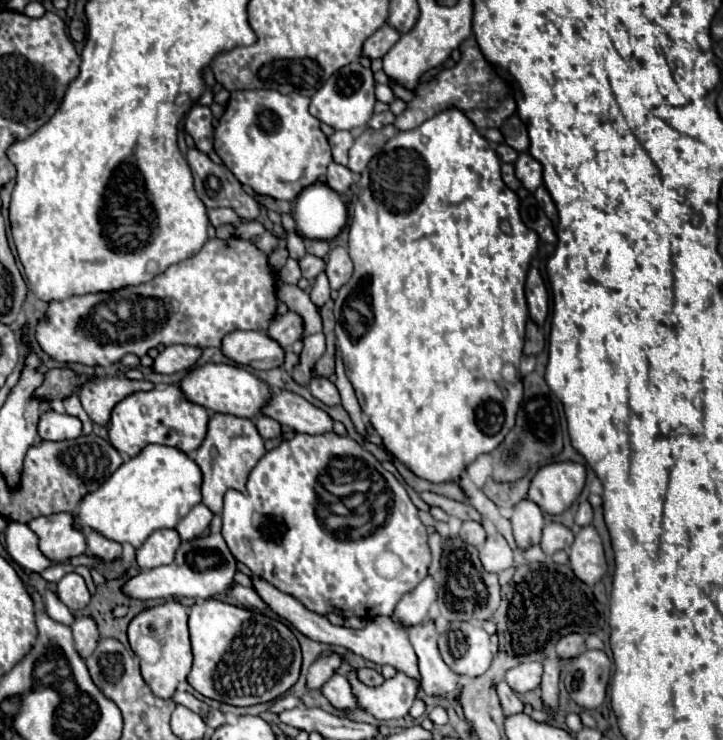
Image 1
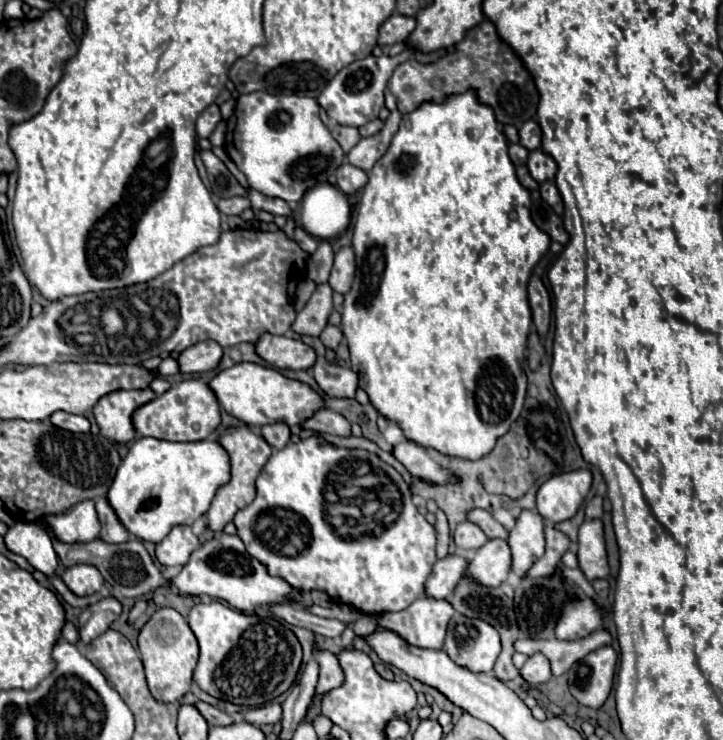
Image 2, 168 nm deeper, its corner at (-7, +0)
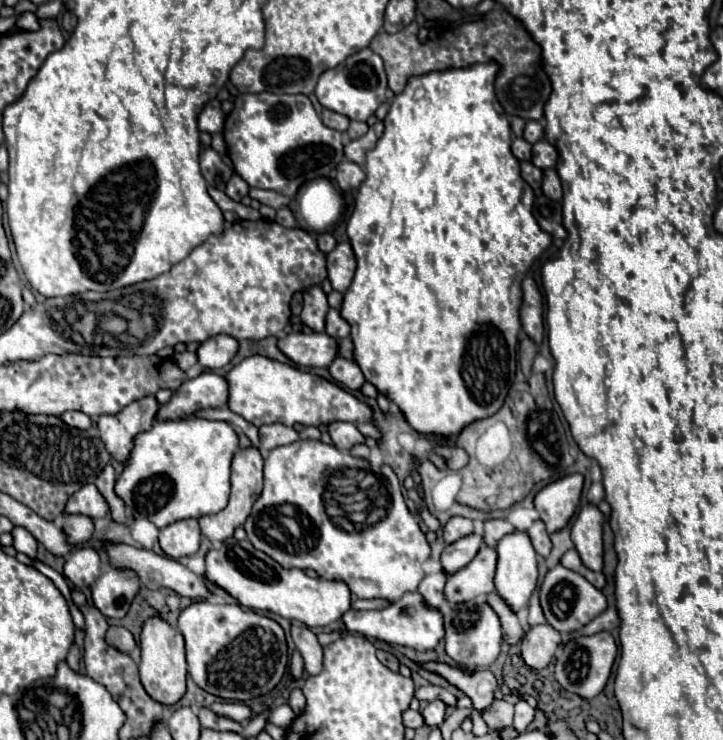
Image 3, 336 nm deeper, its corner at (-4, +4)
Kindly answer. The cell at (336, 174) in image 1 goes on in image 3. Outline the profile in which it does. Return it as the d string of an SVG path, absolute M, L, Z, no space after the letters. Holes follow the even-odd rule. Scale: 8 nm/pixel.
M343 161L337 165L337 183L343 191L359 187L363 179L365 179L365 171L357 163Z

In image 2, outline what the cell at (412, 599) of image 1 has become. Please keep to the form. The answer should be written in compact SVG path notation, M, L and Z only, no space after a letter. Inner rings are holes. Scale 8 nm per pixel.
M446 555L444 559L438 559L426 581L426 595L446 599L448 595L454 593L466 569L468 569L468 561L460 555Z

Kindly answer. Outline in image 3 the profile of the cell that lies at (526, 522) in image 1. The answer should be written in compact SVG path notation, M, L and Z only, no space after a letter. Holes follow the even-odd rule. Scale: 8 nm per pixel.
M513 531L505 535L497 543L497 553L499 553L499 561L497 561L497 573L495 573L495 589L505 599L505 603L517 613L529 603L531 593L537 589L537 577L539 577L537 553L525 531Z

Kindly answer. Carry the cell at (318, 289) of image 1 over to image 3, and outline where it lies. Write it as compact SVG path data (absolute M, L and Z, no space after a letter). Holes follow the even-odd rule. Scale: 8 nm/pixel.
M313 285L303 293L303 311L301 311L301 323L311 327L313 331L325 329L325 315L329 311L327 295L321 285Z

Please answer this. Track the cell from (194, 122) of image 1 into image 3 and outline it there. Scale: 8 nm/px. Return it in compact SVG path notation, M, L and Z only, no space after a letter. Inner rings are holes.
M213 99L205 105L205 109L199 115L199 131L219 133L223 131L223 121L225 121L225 115L221 111L221 105L217 99Z

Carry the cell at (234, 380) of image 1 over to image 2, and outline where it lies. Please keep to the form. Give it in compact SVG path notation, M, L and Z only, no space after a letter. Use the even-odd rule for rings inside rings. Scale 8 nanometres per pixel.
M236 363L234 367L224 369L210 381L210 387L216 393L220 405L232 417L244 421L250 427L264 427L270 423L286 423L292 427L326 407L324 399L306 383L288 379L278 369L256 363Z

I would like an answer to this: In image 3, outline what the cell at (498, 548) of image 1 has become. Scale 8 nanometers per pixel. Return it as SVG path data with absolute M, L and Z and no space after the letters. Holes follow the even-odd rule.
M481 545L479 553L473 557L473 561L467 567L447 577L445 585L447 601L453 605L491 593L495 589L493 585L495 565L497 565L497 551L489 545Z

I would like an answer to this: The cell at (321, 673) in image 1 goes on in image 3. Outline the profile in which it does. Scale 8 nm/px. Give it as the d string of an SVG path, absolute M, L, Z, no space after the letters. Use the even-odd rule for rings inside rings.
M293 653L293 657L291 657L291 661L289 661L289 671L291 671L291 677L295 679L295 681L299 681L301 677L303 677L303 673L305 673L305 665L303 665L303 657L301 657L301 653Z

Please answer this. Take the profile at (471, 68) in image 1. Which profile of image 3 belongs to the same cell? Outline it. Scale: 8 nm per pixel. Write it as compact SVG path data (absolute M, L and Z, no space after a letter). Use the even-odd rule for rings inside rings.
M491 9L477 21L467 21L457 27L451 27L439 35L437 41L419 43L417 39L417 23L413 21L403 31L389 35L379 31L369 45L385 63L385 71L389 77L389 89L397 95L405 89L409 77L419 77L431 71L449 71L449 69L465 69L477 63L495 61L501 69L495 79L495 95L507 115L517 115L525 121L543 119L543 105L551 93L551 81L543 73L541 67L541 49L523 29L523 25L511 17L505 9Z

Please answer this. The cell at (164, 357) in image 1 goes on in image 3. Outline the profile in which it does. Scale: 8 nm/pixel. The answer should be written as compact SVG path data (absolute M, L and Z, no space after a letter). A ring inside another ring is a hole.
M217 335L209 337L209 341L203 341L199 345L197 359L207 369L219 369L227 365L235 353L237 353L237 341L229 335Z

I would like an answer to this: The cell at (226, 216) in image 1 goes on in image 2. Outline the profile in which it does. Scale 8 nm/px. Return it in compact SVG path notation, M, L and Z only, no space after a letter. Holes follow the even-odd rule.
M228 197L228 199L220 199L218 203L218 209L224 213L224 215L240 215L244 209L250 207L250 201L246 197Z

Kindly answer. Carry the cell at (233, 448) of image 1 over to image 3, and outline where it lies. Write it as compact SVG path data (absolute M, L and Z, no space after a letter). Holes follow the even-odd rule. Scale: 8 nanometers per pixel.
M247 447L247 449L239 449L233 457L233 463L231 463L231 497L229 497L229 503L223 511L215 513L215 515L205 515L199 519L199 525L201 525L201 533L205 537L209 537L213 543L215 541L225 541L227 537L233 535L235 527L243 525L255 499L259 497L261 493L261 487L263 487L263 457L261 457L261 451L257 447Z

